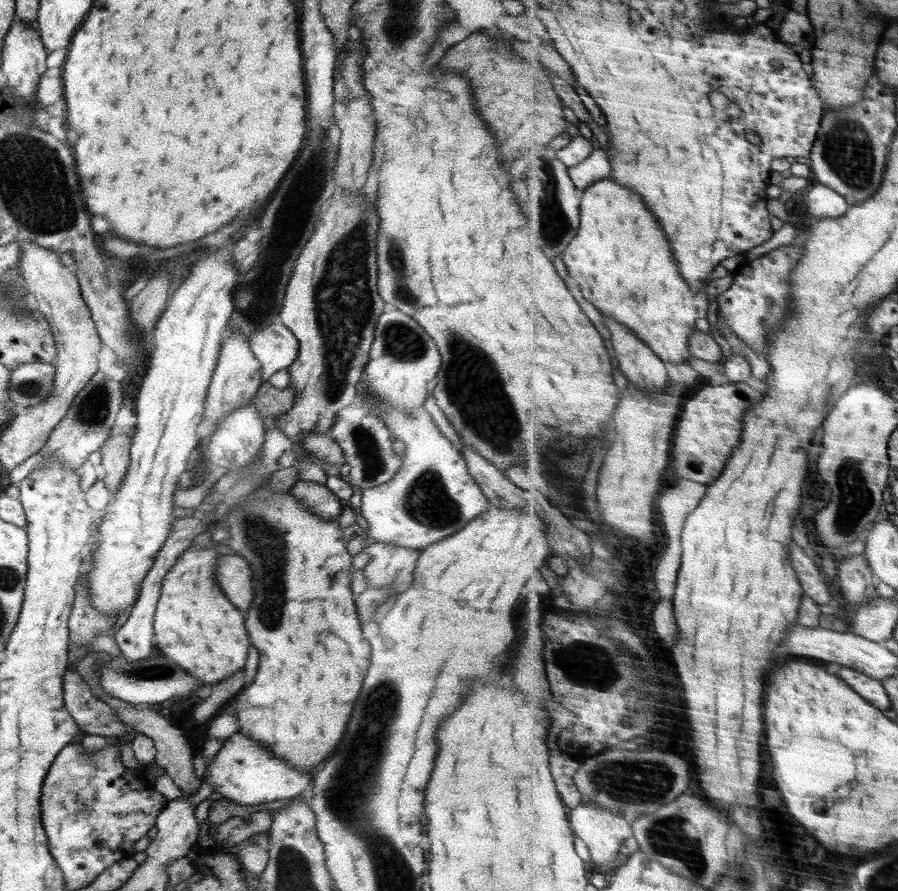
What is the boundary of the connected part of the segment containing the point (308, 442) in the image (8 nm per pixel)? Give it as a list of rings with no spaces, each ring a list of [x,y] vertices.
[[[303,432],[303,442],[300,442],[302,447],[310,455],[318,458],[324,463],[335,465],[327,470],[327,476],[340,476],[339,468],[345,464],[343,451],[335,440],[328,436],[327,432],[319,434],[319,432]]]

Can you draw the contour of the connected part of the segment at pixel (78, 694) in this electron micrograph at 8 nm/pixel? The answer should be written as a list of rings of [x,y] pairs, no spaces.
[[[66,668],[63,676],[63,699],[65,707],[69,710],[70,716],[75,720],[79,729],[83,734],[95,734],[96,736],[119,737],[123,734],[135,736],[137,730],[128,726],[124,721],[120,720],[119,714],[115,713],[115,709],[106,705],[104,701],[97,698],[90,690],[88,683],[76,672]]]

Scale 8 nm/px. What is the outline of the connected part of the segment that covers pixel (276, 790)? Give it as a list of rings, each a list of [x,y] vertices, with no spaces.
[[[239,730],[227,738],[203,774],[212,785],[213,792],[220,792],[224,798],[237,802],[239,806],[299,798],[300,793],[308,788],[314,772],[302,772],[290,766],[261,744],[261,741],[252,740]]]

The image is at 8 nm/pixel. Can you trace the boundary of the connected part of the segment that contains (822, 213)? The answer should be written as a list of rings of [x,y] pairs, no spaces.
[[[820,182],[810,191],[808,207],[817,218],[840,218],[851,208],[840,192]]]

